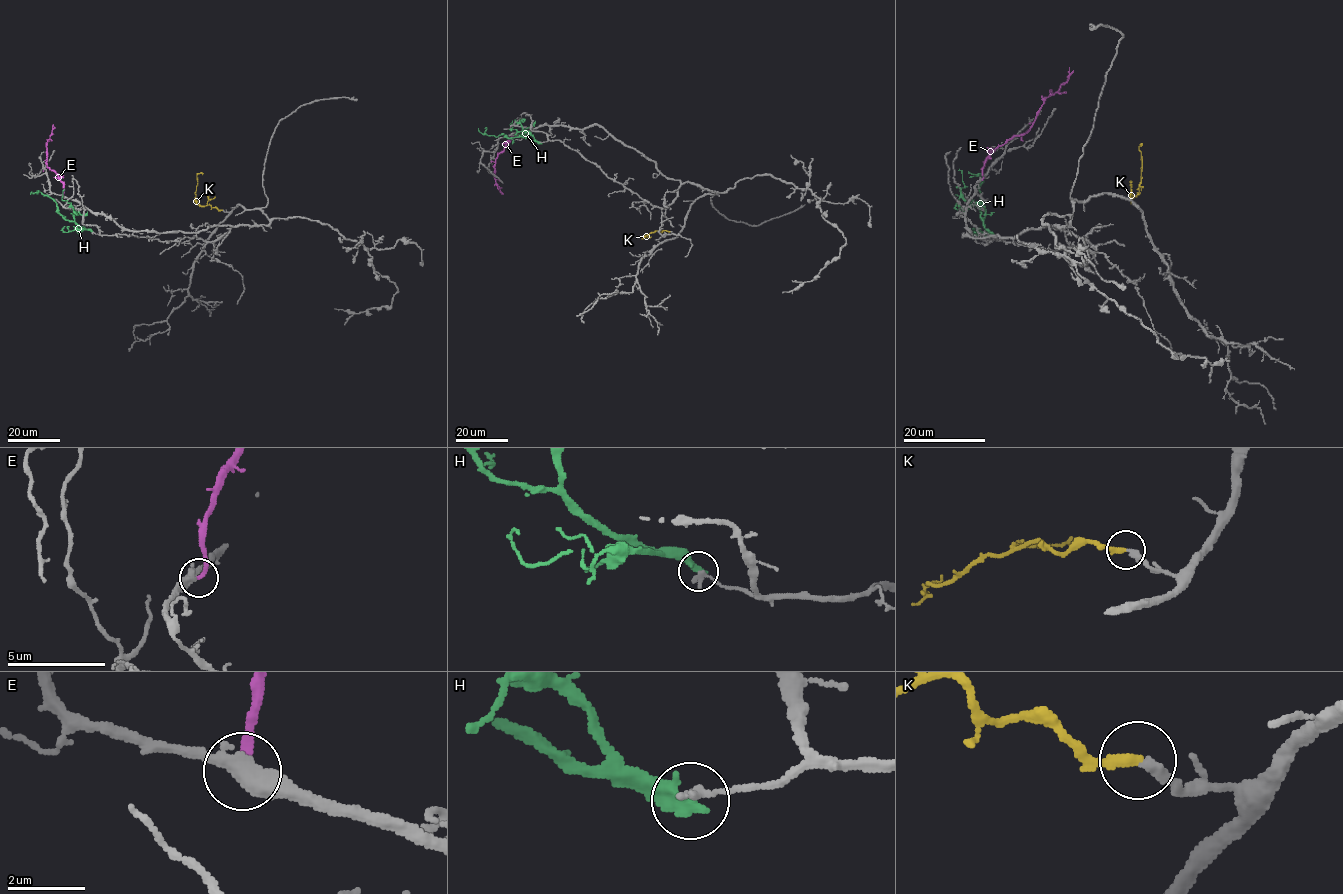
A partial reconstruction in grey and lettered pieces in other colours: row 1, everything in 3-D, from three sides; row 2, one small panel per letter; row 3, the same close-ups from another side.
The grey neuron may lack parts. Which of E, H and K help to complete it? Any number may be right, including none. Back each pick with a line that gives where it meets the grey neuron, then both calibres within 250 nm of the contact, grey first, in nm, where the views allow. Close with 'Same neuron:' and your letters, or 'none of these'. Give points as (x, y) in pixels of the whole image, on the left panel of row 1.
K: Touches grey at (222, 210). Thickness 300 nm (grey) against 280 nm
Same neuron: K

